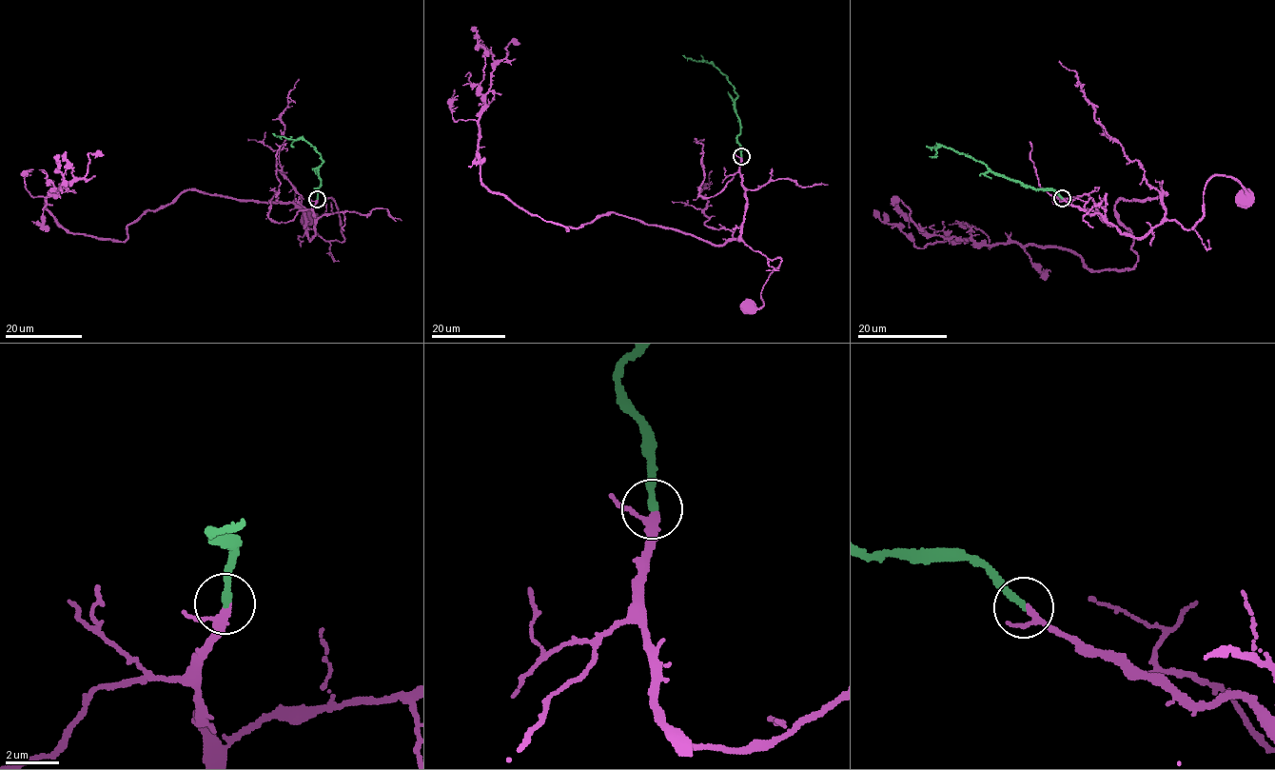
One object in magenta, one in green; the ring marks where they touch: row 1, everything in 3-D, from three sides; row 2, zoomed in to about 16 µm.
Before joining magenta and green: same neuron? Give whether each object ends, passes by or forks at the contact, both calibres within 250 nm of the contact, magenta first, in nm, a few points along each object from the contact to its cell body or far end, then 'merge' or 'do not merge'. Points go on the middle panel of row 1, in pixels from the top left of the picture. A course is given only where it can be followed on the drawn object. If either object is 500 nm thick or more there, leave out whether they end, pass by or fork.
magenta passes by | green ends | 180/240 nm | magenta via (741, 156), (747, 202), (741, 237), (781, 262), (761, 291), (764, 304), (747, 307) | green via (741, 156), (737, 135), (739, 120), (735, 110), (737, 96), (733, 85), (712, 64), (682, 55) | merge

